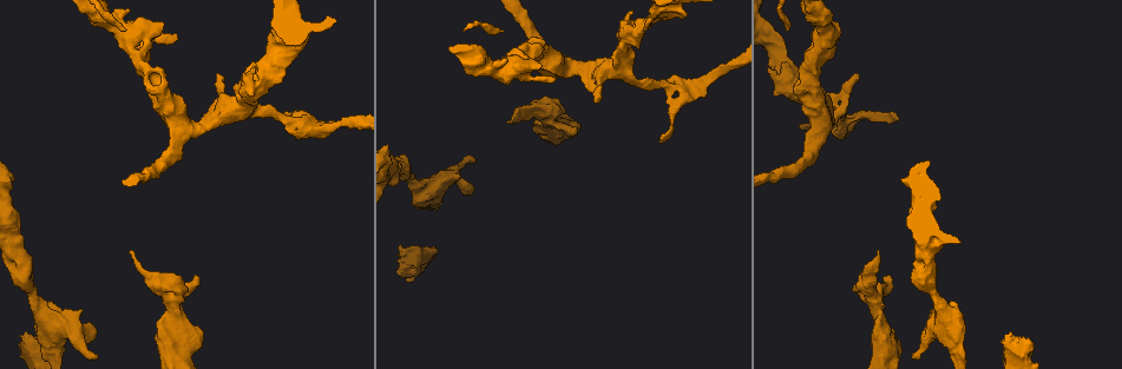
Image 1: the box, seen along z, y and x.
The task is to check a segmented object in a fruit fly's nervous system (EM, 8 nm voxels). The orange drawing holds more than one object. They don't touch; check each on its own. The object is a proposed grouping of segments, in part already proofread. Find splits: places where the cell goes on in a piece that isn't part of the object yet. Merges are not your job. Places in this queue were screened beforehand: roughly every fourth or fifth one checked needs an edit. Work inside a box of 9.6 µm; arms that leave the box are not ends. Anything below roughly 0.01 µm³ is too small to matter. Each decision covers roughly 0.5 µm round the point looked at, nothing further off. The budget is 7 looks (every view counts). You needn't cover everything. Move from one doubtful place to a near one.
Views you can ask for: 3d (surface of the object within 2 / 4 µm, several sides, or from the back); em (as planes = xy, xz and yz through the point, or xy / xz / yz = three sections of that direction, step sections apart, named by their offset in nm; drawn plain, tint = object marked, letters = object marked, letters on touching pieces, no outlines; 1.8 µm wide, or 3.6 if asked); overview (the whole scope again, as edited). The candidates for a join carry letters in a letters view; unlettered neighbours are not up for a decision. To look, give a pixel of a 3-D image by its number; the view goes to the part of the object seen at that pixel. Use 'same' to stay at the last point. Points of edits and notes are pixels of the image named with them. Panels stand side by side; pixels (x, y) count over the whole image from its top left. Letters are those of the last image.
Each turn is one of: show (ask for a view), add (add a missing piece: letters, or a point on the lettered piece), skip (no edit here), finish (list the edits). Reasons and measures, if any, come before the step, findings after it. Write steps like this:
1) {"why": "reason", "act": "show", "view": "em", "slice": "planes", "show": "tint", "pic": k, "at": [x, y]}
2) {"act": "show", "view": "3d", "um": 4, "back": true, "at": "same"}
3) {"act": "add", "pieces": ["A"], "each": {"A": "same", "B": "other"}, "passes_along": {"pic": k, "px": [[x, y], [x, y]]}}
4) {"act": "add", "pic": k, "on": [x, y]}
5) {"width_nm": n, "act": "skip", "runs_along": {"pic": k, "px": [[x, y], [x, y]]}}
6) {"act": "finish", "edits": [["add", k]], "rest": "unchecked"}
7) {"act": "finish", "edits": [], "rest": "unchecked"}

{"why": "branch stops here", "act": "show", "view": "em", "slice": "planes", "show": "letters", "pic": 1, "at": [589, 90]}

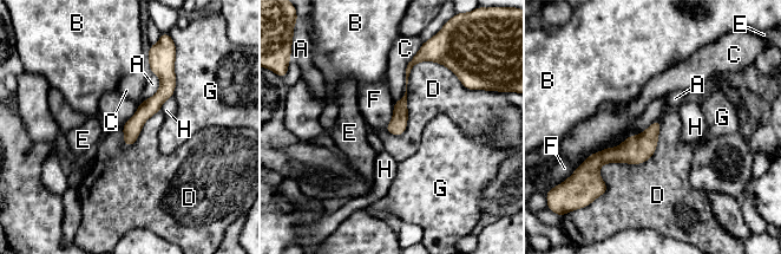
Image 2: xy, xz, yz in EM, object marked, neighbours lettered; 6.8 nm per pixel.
{"longest_contact_nm": ["D", 650], "act": "skip", "each": {"A": "other", "B": "other", "C": "other", "D": "other", "E": "other", "F": "other", "G": "other", "H": "other"}, "found": "no lettered piece goes on from it"}

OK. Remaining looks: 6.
{"why": "calibre changes", "act": "show", "view": "em", "slice": "xy", "step": 4, "show": "tint", "pic": 1, "at": [257, 87]}

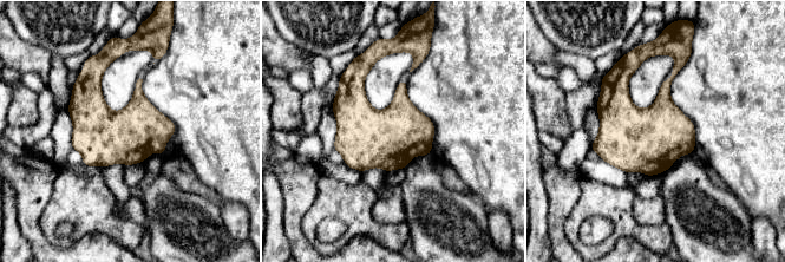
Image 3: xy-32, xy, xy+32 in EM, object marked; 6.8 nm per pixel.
{"act": "show", "view": "em", "slice": "planes", "show": "tint", "at": "same"}

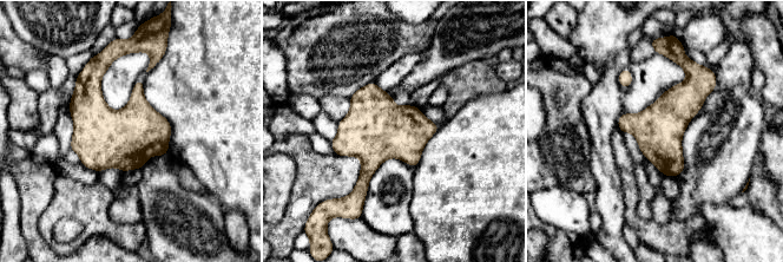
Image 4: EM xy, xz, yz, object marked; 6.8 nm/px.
{"act": "show", "view": "em", "slice": "planes", "show": "letters", "at": "same"}

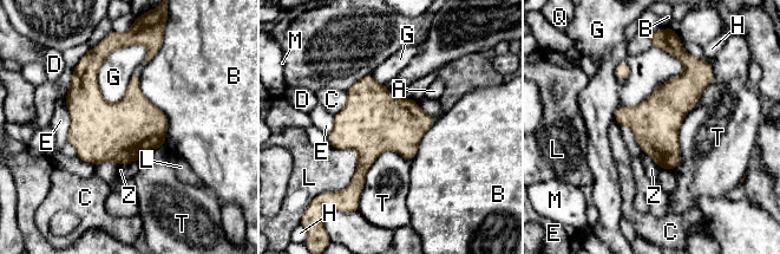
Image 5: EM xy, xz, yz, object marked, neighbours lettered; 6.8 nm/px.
{"longest_contact_nm": ["T", 750], "act": "skip", "each": {"A": "other", "B": "other", "C": "other", "D": "other", "E": "other", "G": "other", "H": "other", "L": "other", "M": "other", "Q": "other", "T": "other", "Z": "other"}, "border": {"pic": 5, "px": [[713, 67], [681, 124], [672, 170]]}, "found": "no lettered piece goes on from it"}

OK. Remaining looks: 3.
{"why": "thin end", "act": "show", "view": "3d", "um": 4, "back": true, "pic": 1, "at": [509, 122]}

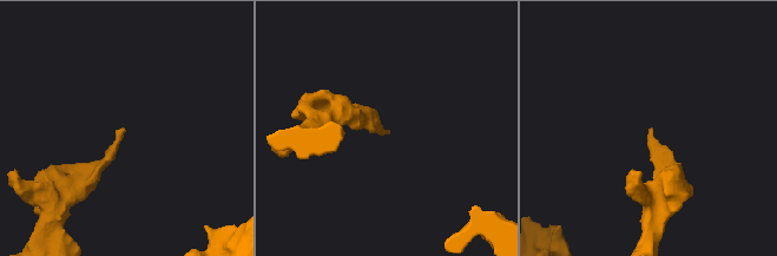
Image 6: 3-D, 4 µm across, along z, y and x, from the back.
{"act": "show", "view": "em", "slice": "planes", "show": "letters", "pic": 6, "at": [123, 132]}

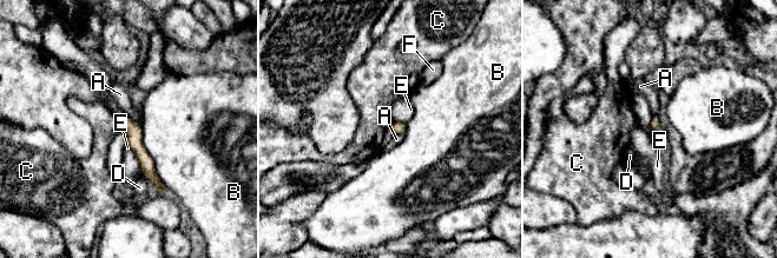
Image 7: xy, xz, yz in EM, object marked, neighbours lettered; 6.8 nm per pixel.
{"act": "skip", "each": {"A": "other", "B": "other", "C": "other", "D": "other", "E": "other", "F": "other"}, "border": {"pic": 7, "px": [[127, 116], [139, 124]]}, "found": "no lettered piece goes on from it"}

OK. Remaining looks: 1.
{"act": "finish", "edits": [], "rest": "unchecked"}

